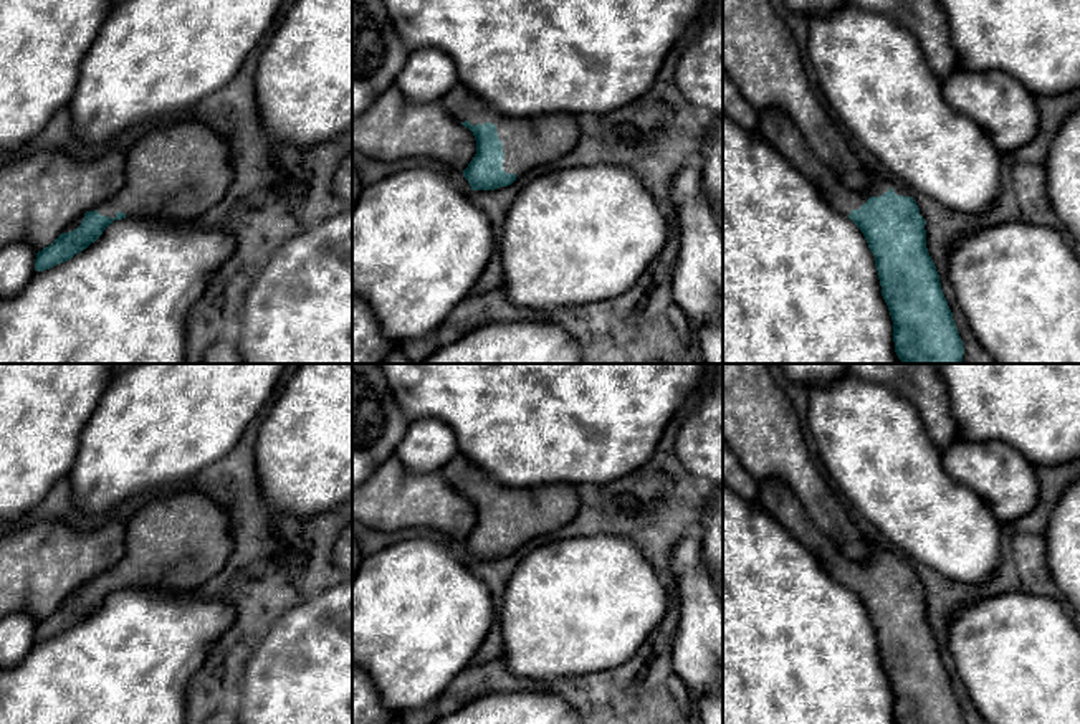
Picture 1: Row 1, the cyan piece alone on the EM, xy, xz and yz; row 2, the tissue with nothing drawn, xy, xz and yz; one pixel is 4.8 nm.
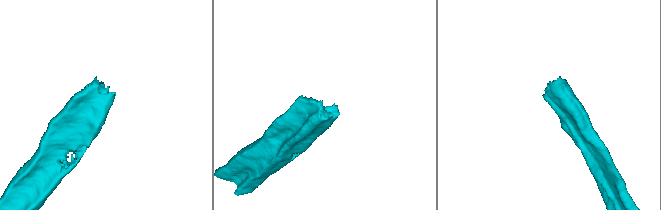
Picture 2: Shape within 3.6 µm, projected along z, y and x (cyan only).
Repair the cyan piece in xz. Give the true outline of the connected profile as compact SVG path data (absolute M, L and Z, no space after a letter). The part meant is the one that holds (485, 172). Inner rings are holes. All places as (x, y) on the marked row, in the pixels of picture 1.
M461 83L440 104L475 136L476 154L463 170L471 190L508 187L531 169L569 154L581 137L577 114L508 117Z

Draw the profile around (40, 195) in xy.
M103 149L99 157L88 162L60 150L0 159L0 250L13 243L28 243L36 253L41 251L73 220L114 197L124 182L126 149Z

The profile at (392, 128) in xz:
M394 84L364 112L352 116L352 154L394 162L407 157L428 157L447 170L465 170L476 154L473 132L452 117L440 101L412 102Z

